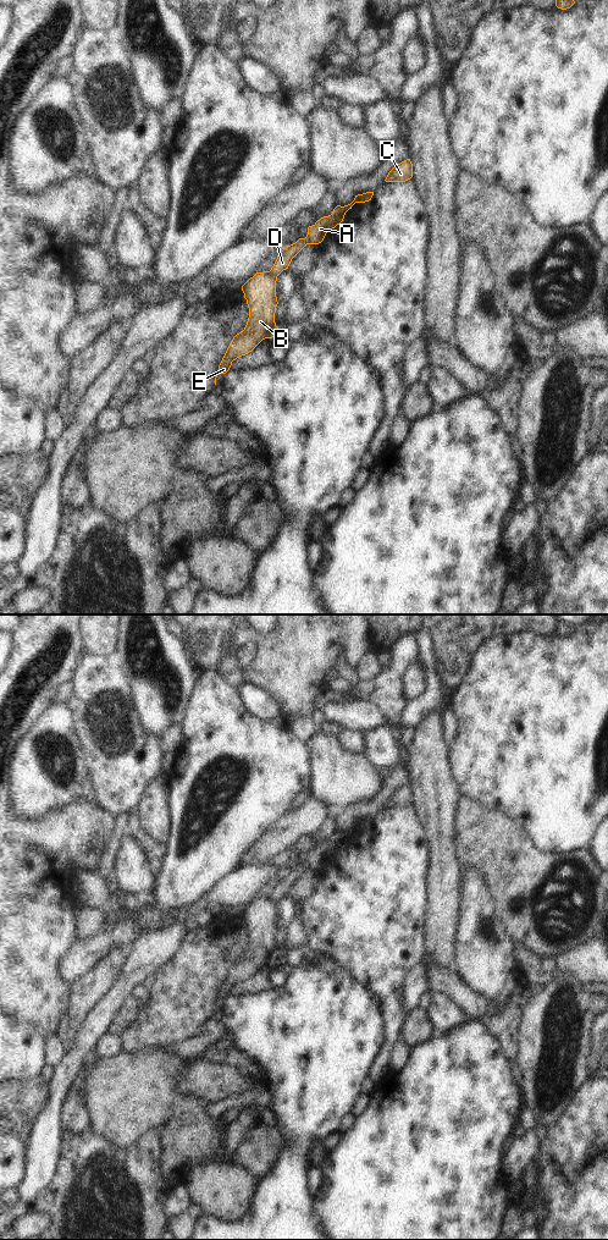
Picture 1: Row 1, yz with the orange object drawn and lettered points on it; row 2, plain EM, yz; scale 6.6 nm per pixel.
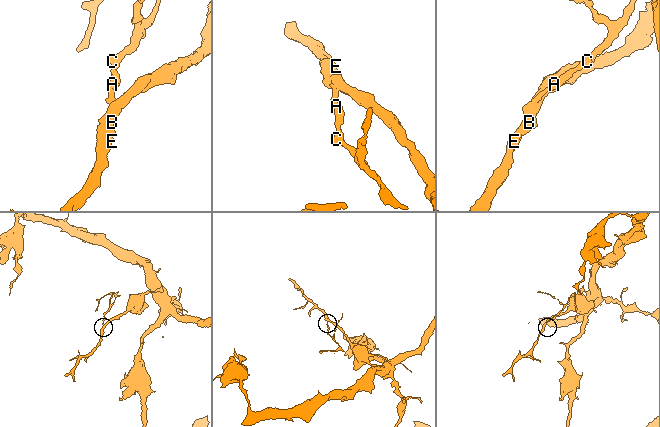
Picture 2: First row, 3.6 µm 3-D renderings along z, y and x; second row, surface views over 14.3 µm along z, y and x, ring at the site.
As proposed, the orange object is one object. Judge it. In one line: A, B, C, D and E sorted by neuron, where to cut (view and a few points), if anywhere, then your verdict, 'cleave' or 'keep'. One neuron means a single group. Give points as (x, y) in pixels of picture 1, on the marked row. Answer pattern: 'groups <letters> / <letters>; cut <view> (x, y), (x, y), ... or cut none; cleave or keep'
groups A C D / B E; cut yz (269, 271), (276, 276); cleave

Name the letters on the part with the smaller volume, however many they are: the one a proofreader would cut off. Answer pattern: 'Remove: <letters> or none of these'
Remove: A, C, D

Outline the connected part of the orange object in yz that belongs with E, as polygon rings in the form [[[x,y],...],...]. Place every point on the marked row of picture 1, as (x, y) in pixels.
[[[270,271],[256,272],[242,291],[249,308],[249,318],[243,331],[231,341],[216,373],[226,374],[232,362],[252,352],[262,340],[275,337],[278,327],[275,323],[277,276]]]

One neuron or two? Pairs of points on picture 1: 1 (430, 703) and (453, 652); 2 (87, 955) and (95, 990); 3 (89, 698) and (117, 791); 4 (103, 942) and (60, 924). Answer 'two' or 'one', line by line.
1: two
2: two
3: one
4: two

